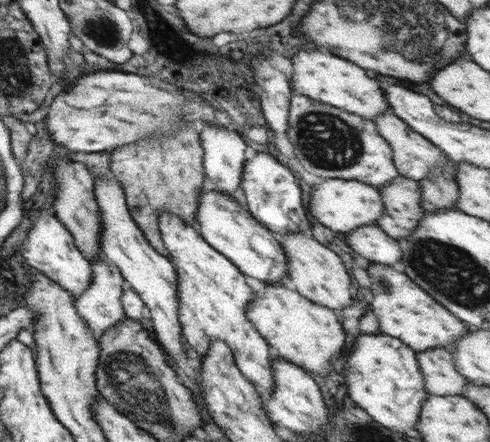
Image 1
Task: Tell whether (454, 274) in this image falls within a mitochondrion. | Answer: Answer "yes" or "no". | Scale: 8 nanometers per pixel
yes

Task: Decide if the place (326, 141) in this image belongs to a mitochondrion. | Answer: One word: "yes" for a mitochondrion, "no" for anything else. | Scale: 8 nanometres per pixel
yes

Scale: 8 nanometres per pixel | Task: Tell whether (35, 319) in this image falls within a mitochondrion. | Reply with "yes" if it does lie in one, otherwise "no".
no

